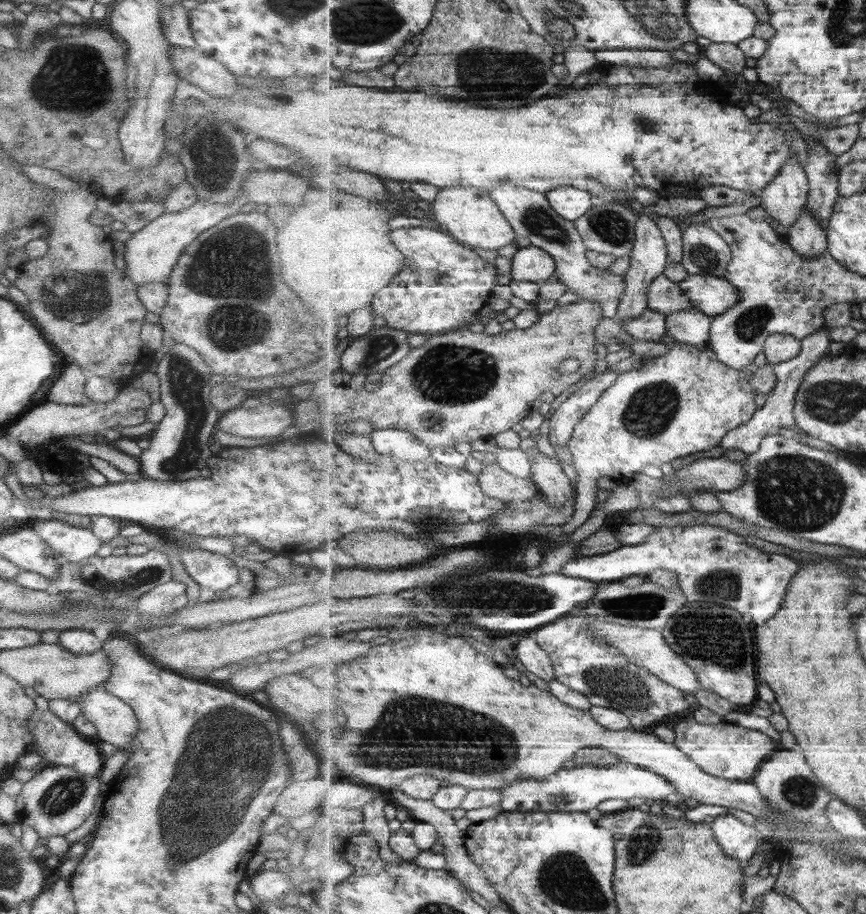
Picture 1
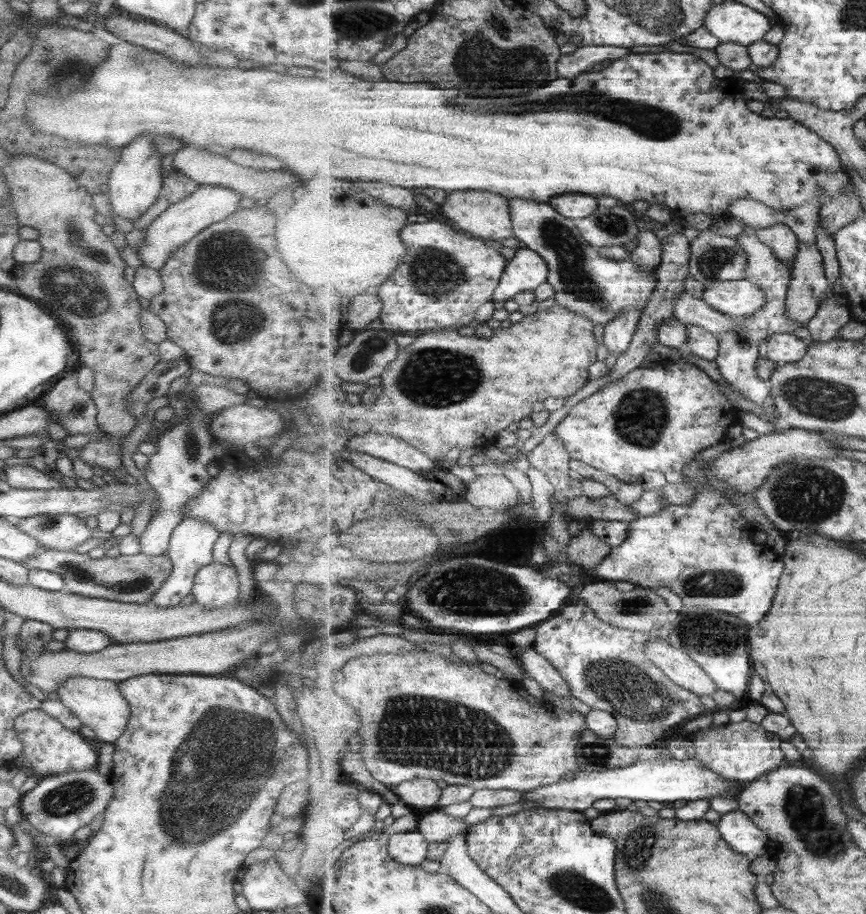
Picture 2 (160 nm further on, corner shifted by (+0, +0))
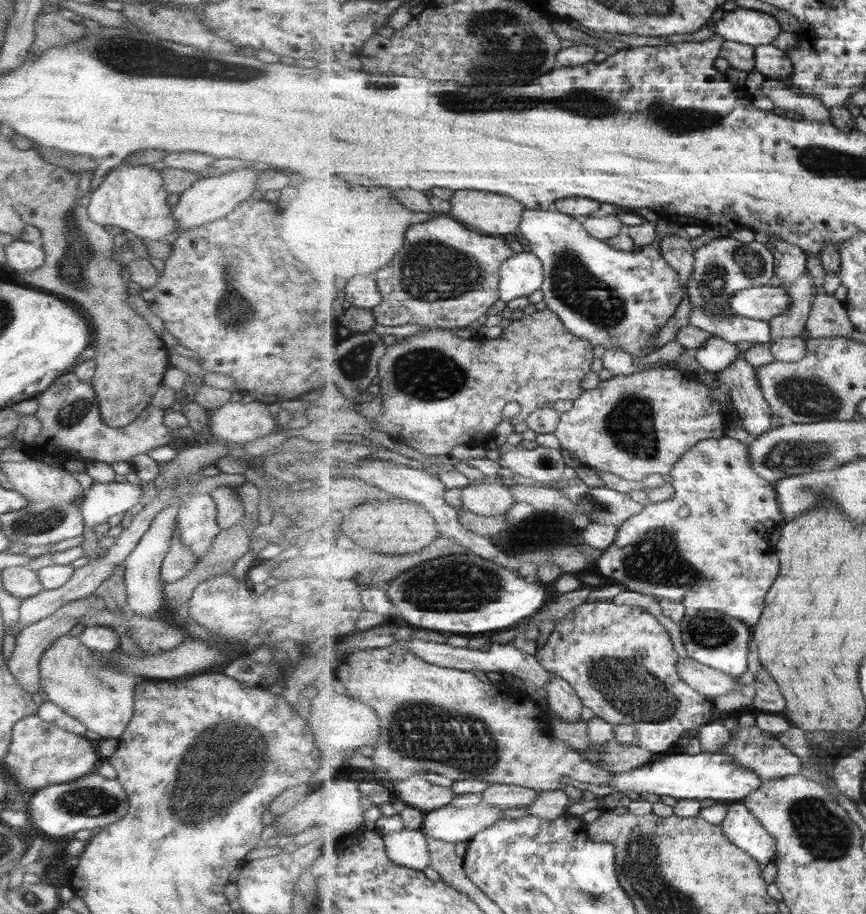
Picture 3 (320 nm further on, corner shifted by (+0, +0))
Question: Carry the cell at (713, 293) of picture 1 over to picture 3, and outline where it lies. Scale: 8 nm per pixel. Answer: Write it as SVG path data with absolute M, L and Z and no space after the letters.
M755 286L735 293L729 306L739 316L753 320L771 320L792 307L791 296L785 287Z

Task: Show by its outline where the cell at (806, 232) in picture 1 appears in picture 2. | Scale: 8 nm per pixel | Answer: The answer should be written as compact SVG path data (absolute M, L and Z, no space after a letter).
M799 242L799 255L791 269L792 280L789 282L789 296L786 300L786 314L795 322L807 325L818 313L820 301L825 300L827 292L831 291L824 267L823 253L819 251L817 244L809 245L809 243Z

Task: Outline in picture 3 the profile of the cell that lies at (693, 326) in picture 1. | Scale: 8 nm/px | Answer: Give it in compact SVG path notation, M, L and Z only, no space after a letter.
M712 336L701 349L697 350L697 361L705 369L720 374L739 359L739 348L724 338Z

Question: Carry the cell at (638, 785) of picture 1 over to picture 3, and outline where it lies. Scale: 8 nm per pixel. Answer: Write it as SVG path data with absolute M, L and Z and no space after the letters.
M671 751L668 754L659 755L649 765L641 766L629 772L613 774L612 785L617 788L618 794L623 790L627 792L648 792L660 796L673 796L678 799L705 800L713 799L716 802L730 803L742 802L751 796L764 783L759 774L755 774L751 768L739 766L733 756L727 753L686 754L684 752Z

